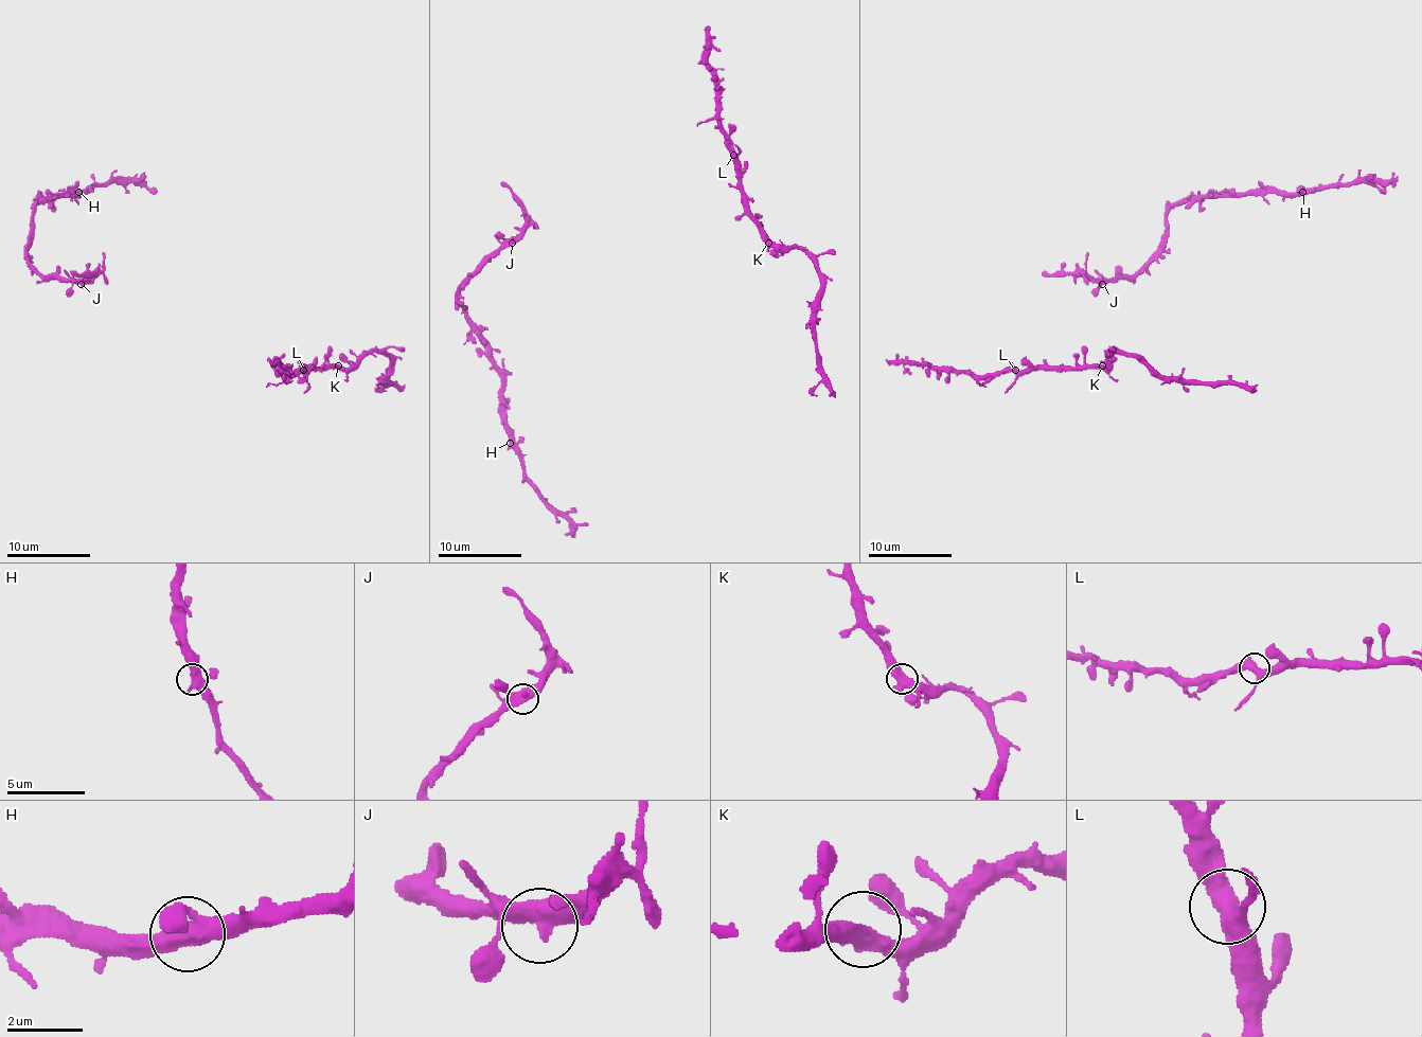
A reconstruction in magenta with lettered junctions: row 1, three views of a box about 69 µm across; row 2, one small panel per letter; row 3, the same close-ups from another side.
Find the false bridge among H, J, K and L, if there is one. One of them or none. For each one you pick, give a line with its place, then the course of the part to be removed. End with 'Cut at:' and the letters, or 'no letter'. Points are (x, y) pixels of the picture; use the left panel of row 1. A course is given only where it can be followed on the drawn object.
Cut at: no letter

